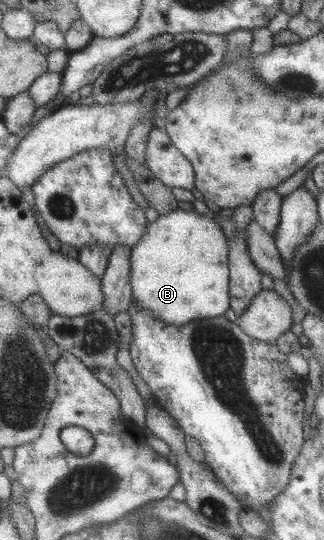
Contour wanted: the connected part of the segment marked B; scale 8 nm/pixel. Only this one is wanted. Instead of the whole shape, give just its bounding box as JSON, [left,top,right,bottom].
[130,207,229,327]

